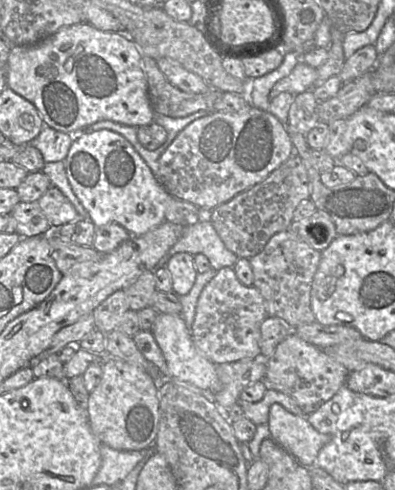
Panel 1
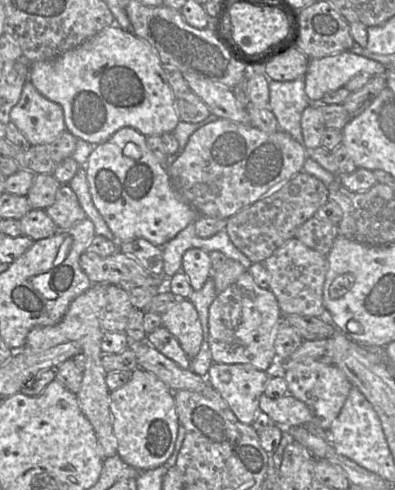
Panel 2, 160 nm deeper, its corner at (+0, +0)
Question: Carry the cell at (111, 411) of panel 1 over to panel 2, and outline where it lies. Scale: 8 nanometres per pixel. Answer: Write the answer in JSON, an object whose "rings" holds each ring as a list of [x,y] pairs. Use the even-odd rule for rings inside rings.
{"rings":[[[137,368],[129,381],[110,391],[110,411],[113,432],[117,439],[117,454],[139,471],[163,465],[173,454],[179,431],[175,403],[171,390],[153,373]]]}

